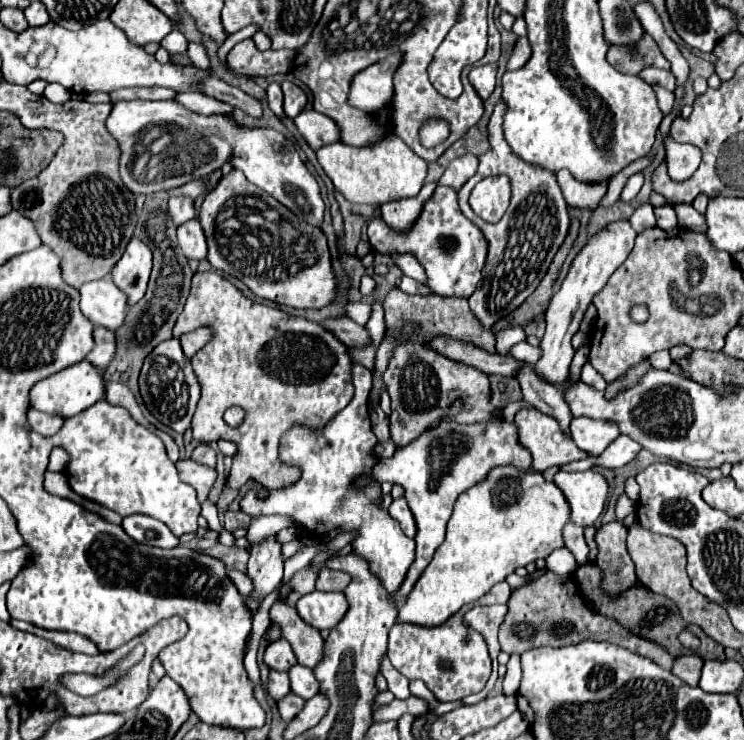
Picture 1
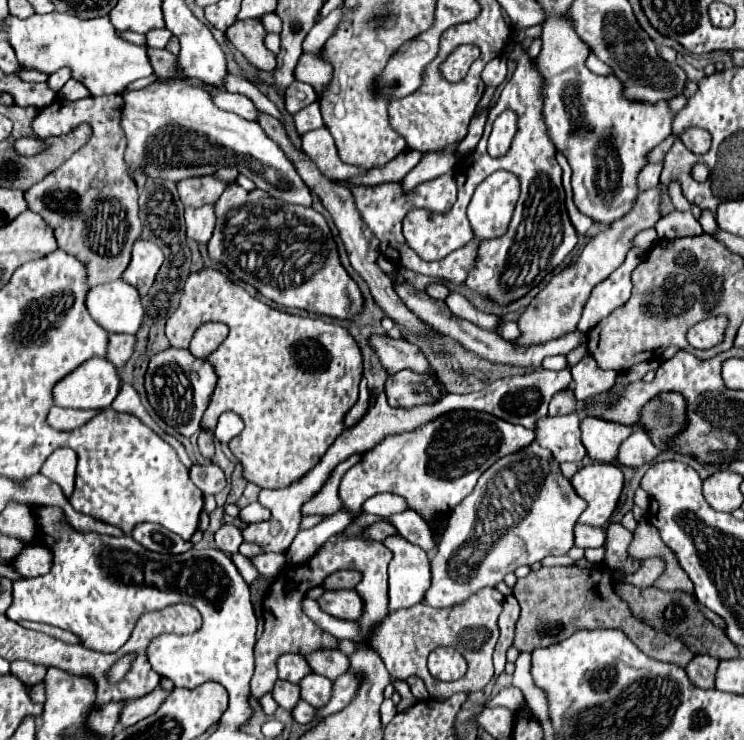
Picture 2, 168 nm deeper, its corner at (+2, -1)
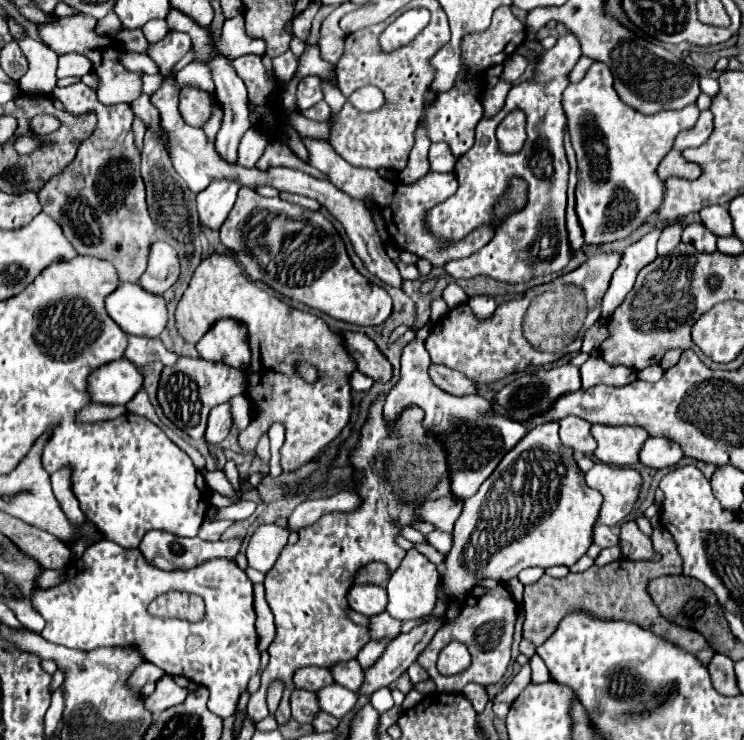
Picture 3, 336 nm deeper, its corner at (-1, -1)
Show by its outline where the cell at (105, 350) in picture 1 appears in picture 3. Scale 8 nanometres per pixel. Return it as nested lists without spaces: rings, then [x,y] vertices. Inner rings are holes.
[[[128,336],[128,346],[124,352],[124,358],[128,358],[134,366],[140,368],[154,360],[166,360],[166,348],[160,338]]]

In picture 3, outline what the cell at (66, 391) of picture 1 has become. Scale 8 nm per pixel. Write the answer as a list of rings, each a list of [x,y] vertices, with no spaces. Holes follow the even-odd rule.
[[[126,358],[98,366],[88,376],[88,396],[96,404],[126,404],[140,388],[142,374]]]

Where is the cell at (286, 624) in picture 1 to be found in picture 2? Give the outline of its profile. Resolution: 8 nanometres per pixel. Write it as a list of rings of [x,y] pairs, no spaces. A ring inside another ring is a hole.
[[[317,650],[317,654],[309,654],[305,658],[313,672],[329,678],[331,682],[349,670],[349,656],[341,650]]]

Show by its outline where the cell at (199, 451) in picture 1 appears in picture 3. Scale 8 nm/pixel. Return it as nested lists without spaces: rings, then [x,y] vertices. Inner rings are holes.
[[[218,404],[216,408],[212,408],[210,416],[208,416],[208,426],[206,426],[206,442],[208,444],[220,444],[226,434],[232,428],[232,418],[230,418],[230,404]]]

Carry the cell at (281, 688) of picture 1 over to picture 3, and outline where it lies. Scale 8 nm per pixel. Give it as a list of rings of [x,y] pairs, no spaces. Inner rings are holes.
[[[296,688],[292,692],[290,706],[292,706],[292,718],[296,722],[300,722],[300,724],[310,724],[312,718],[314,718],[314,714],[320,712],[316,694],[312,694],[308,690],[300,690],[300,688]]]

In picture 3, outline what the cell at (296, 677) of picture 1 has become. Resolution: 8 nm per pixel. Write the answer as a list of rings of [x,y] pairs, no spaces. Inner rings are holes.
[[[332,684],[332,686],[326,686],[324,690],[318,690],[316,698],[320,702],[320,710],[324,710],[336,718],[346,716],[358,700],[356,694],[352,694],[348,688],[338,686],[338,684]]]

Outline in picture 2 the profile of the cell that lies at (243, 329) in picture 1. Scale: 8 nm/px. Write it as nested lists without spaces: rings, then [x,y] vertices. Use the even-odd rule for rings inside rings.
[[[201,268],[199,272],[189,274],[181,294],[181,304],[166,321],[165,334],[170,346],[187,349],[195,328],[209,321],[225,322],[229,326],[229,336],[207,358],[213,362],[219,382],[201,426],[215,426],[219,414],[225,410],[237,412],[245,422],[245,430],[233,438],[229,446],[237,458],[249,458],[249,472],[245,472],[245,478],[259,488],[289,486],[289,482],[295,482],[295,478],[309,472],[317,464],[317,458],[321,458],[341,430],[345,430],[345,414],[359,396],[357,388],[363,376],[361,350],[343,326],[327,324],[319,318],[279,312],[249,296],[247,290],[231,282],[223,272]]]

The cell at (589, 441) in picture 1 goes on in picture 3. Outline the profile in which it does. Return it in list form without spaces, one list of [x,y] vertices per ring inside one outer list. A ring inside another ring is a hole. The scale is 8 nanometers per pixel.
[[[592,426],[592,436],[598,444],[598,448],[594,450],[594,456],[600,462],[614,464],[614,466],[632,466],[638,462],[638,450],[648,438],[648,432],[638,426]]]

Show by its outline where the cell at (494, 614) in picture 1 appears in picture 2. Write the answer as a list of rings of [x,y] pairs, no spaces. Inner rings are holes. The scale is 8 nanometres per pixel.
[[[507,596],[503,602],[503,612],[499,616],[499,642],[497,642],[497,650],[493,654],[493,662],[495,662],[495,676],[499,676],[505,670],[505,662],[507,662],[507,650],[513,644],[513,636],[515,636],[515,622],[519,618],[519,604],[513,596]]]

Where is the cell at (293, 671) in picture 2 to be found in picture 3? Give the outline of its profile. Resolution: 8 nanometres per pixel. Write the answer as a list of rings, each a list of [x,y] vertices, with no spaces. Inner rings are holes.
[[[304,666],[300,670],[296,670],[294,674],[294,686],[302,688],[302,690],[310,690],[316,692],[328,684],[332,684],[332,676],[326,668],[318,668],[318,666]]]

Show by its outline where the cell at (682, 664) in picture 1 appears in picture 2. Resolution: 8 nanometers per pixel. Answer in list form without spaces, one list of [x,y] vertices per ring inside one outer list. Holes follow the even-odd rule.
[[[695,656],[693,662],[685,668],[693,684],[697,684],[703,690],[713,690],[715,688],[715,672],[717,672],[719,660],[713,656]]]

